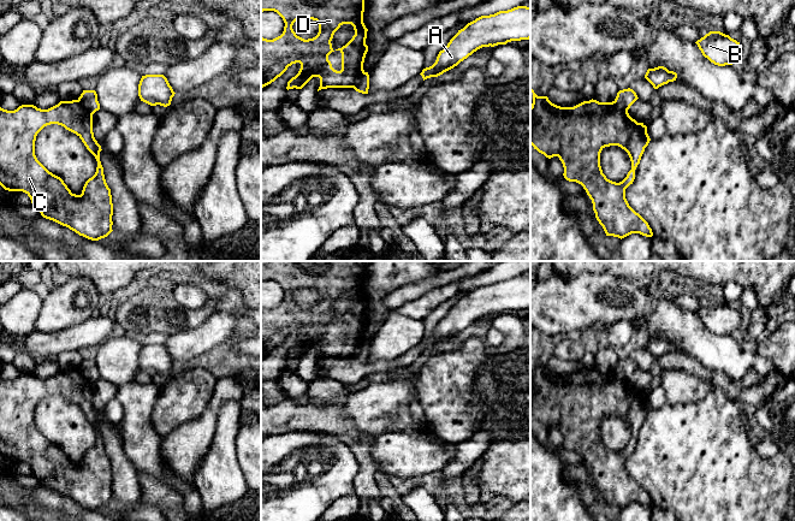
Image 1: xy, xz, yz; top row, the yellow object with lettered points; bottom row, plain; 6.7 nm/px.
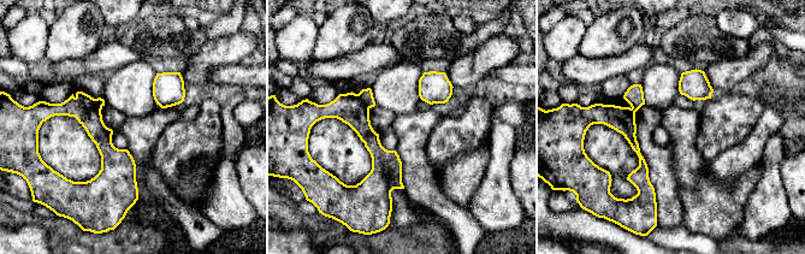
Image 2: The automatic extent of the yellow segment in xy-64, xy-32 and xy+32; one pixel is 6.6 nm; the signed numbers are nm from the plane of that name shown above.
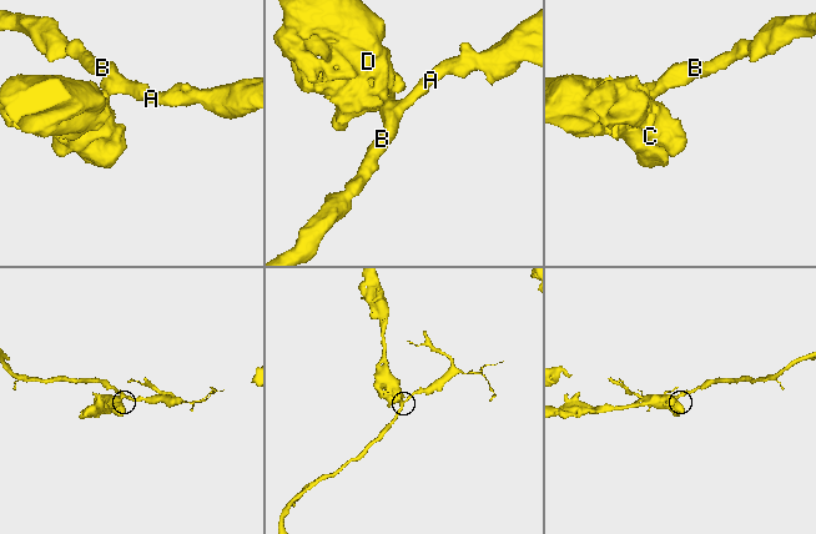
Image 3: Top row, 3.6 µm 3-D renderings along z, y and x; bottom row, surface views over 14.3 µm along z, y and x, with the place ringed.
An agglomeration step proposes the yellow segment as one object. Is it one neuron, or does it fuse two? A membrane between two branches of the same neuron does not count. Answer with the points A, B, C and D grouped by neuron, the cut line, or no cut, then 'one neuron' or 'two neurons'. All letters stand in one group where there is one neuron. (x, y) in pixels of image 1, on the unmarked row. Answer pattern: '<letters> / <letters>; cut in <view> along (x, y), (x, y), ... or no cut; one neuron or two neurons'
A B / C D; cut in xy along (78, 368), (92, 384); two neurons

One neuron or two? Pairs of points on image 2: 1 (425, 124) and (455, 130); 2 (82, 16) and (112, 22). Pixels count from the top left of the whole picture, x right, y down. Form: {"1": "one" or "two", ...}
{"1": "two", "2": "two"}

